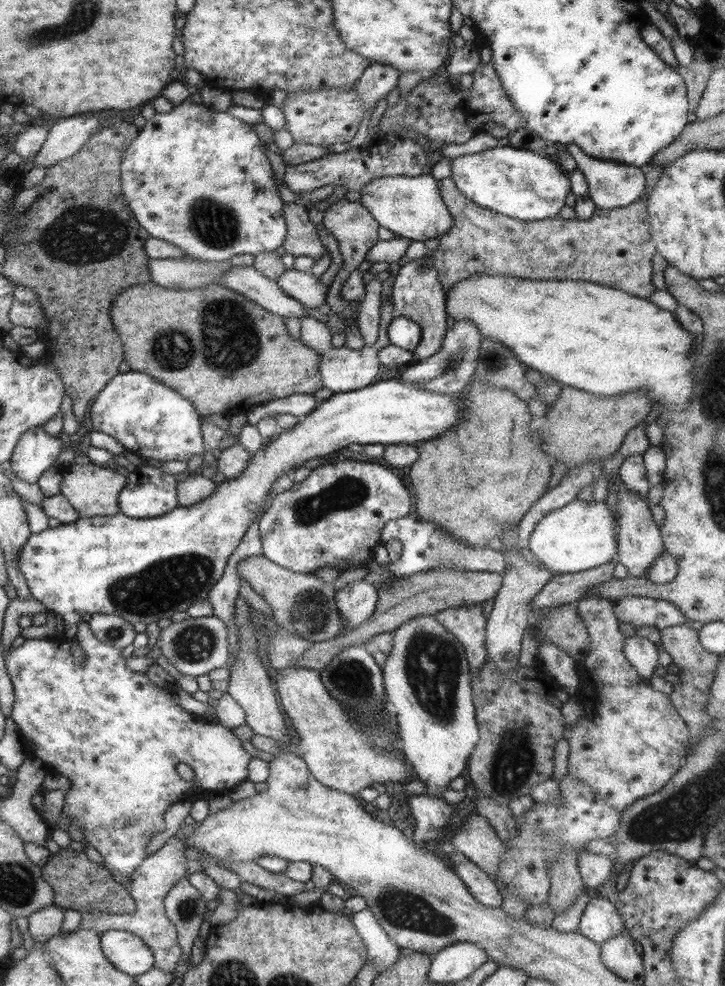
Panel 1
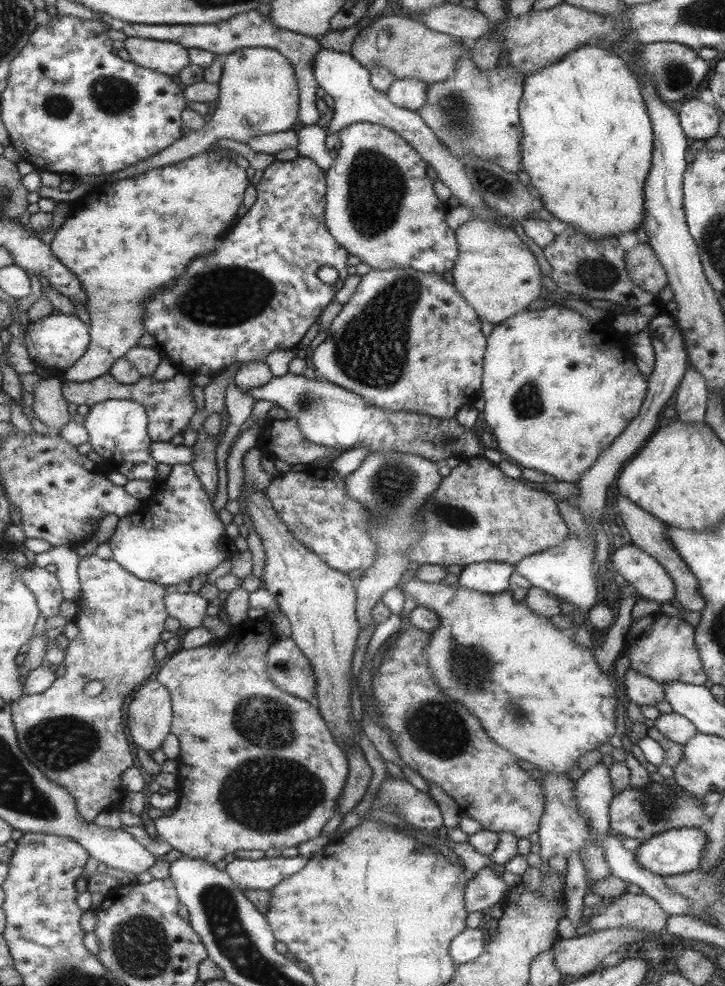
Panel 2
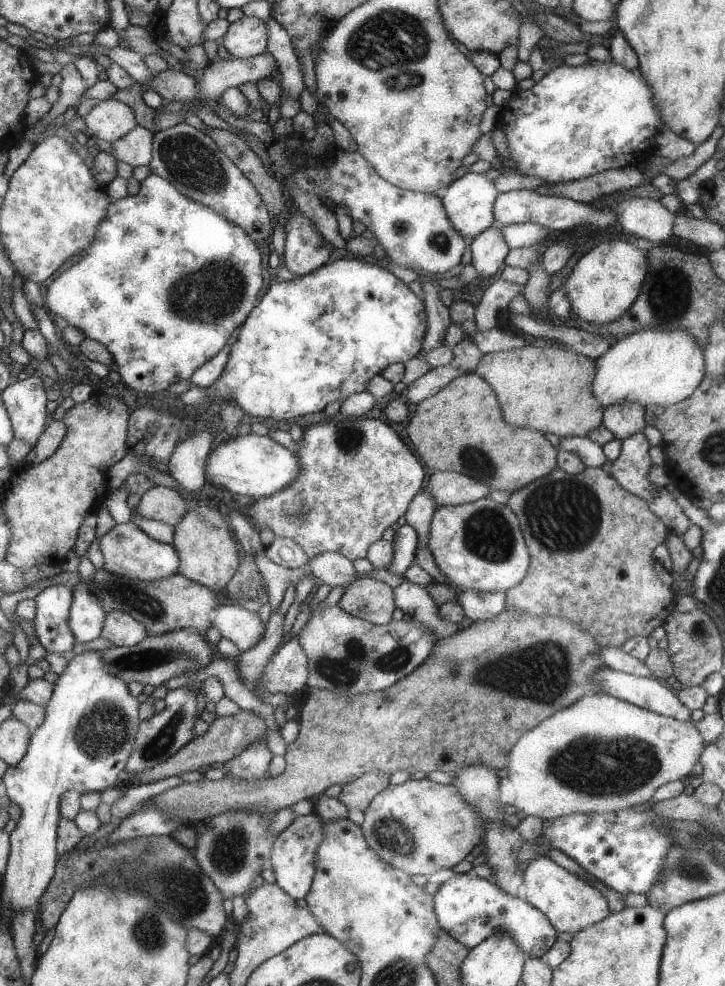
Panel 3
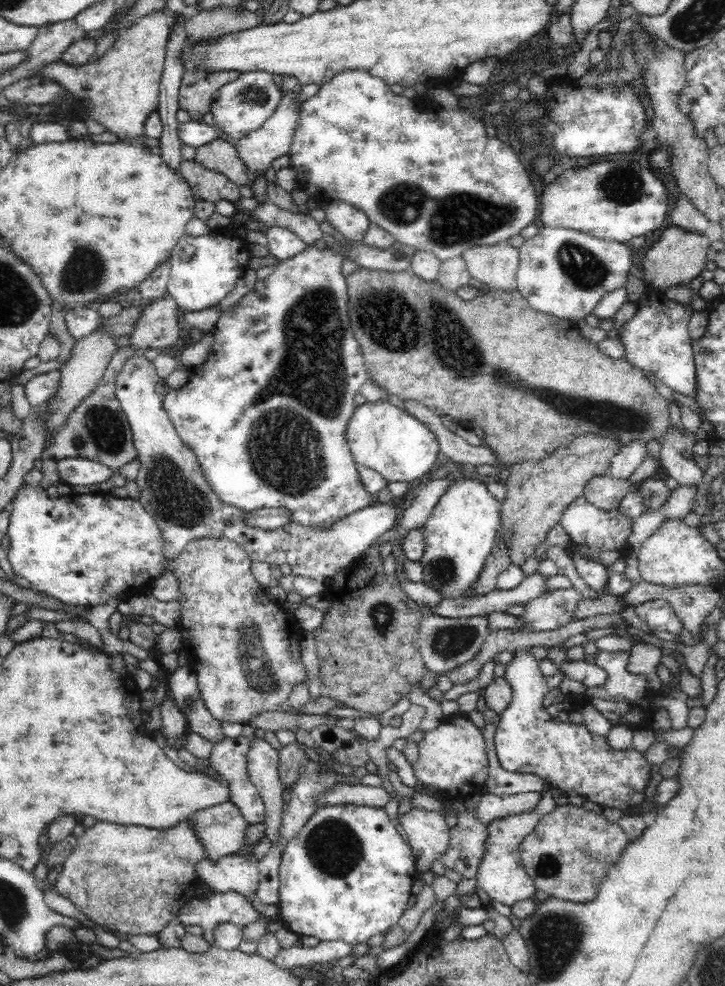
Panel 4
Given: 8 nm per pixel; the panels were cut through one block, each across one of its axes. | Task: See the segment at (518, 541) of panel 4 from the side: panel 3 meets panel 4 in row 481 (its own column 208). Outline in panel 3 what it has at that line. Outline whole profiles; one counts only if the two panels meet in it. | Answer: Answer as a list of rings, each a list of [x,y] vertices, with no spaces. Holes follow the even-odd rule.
[[[199,502],[185,512],[181,522],[175,526],[173,548],[177,550],[179,556],[177,574],[189,578],[191,582],[203,588],[209,588],[213,594],[223,594],[227,582],[233,578],[233,574],[239,568],[233,538],[229,536],[229,530],[221,520],[219,512],[211,508],[207,502]]]

